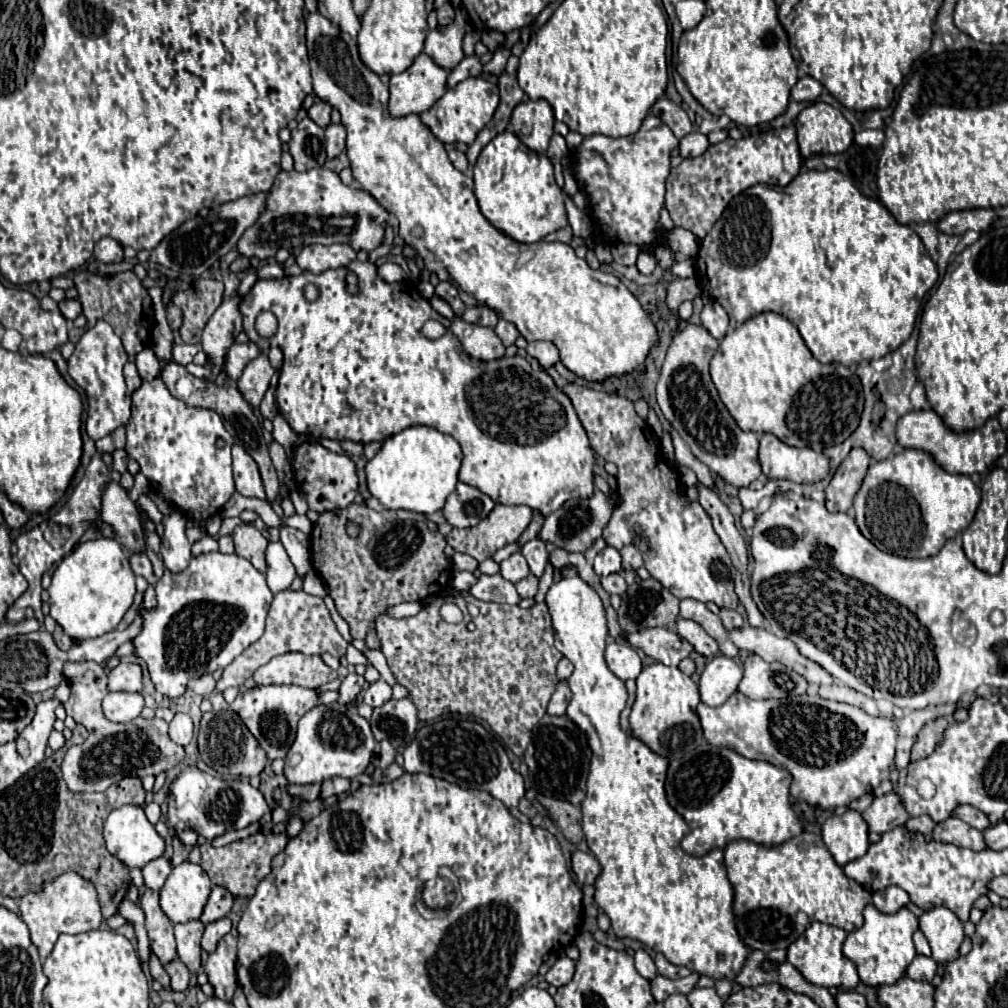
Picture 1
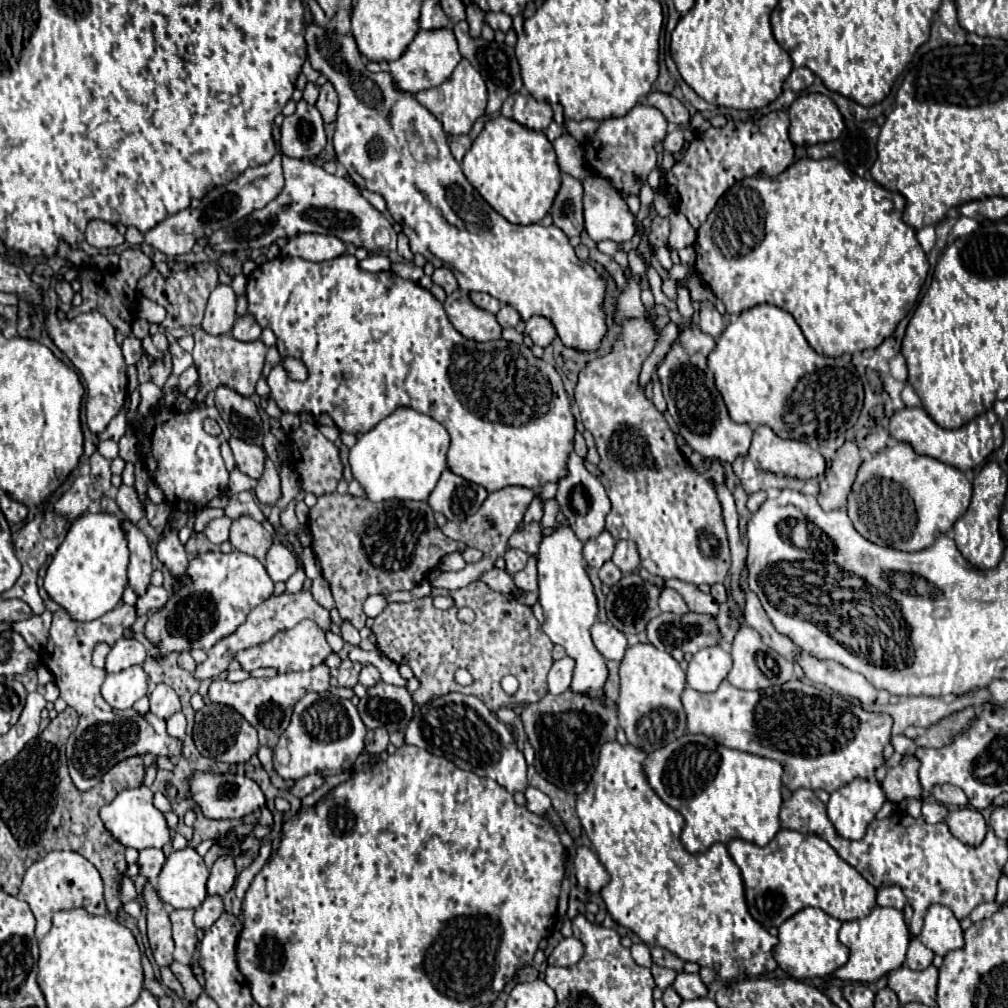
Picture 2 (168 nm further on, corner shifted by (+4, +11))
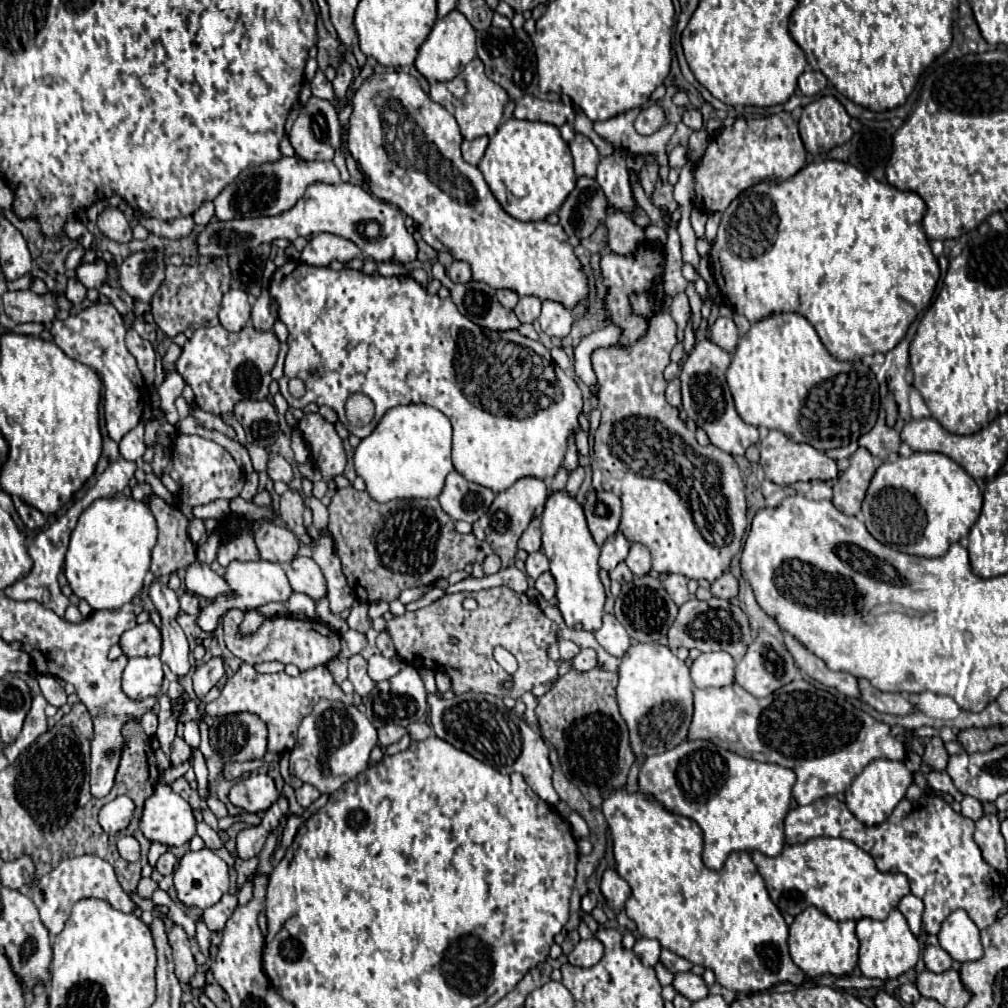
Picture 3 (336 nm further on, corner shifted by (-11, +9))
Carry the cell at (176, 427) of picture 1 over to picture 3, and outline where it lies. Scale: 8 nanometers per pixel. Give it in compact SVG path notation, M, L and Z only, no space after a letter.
M179 435L173 445L171 463L167 465L169 475L177 481L177 495L183 505L195 507L205 505L215 499L233 499L241 493L245 477L233 457L215 441L203 439L199 435Z

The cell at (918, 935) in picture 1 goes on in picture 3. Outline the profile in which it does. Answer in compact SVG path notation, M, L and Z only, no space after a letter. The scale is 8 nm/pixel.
M925 793L917 801L911 801L911 809L905 813L903 813L903 807L899 803L895 807L895 811L889 815L889 819L885 819L881 825L875 825L875 827L863 825L859 819L855 819L855 815L847 809L847 805L843 801L839 801L837 797L831 797L831 795L817 799L807 807L789 809L789 813L785 815L785 841L787 841L787 845L805 843L809 839L823 837L823 835L845 837L845 839L853 841L857 847L861 847L863 851L873 855L873 859L881 871L905 873L909 877L909 883L911 883L911 893L925 903L923 927L929 935L937 935L945 917L949 913L953 913L955 909L965 909L969 913L969 917L975 921L975 925L979 929L985 929L997 919L999 909L1003 907L1001 887L997 885L997 879L1001 879L1001 875L997 871L993 871L991 865L987 865L983 861L981 851L979 851L977 843L973 841L973 821L955 813L951 809L951 805L939 797Z

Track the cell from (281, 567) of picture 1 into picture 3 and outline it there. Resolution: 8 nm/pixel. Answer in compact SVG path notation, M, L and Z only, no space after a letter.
M295 557L287 567L287 577L295 593L305 593L313 601L327 595L327 583L321 567L311 557Z

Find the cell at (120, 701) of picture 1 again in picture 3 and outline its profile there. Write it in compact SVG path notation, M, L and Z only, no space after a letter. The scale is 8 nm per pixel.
M133 657L123 671L123 691L131 699L147 699L157 695L163 681L161 659L153 657Z

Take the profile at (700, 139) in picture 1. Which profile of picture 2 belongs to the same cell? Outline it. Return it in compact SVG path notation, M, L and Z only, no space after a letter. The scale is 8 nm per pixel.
M676 127L674 131L668 133L668 137L666 137L666 141L664 141L664 147L666 147L666 151L670 151L670 153L678 153L678 151L682 151L684 143L686 143L684 131L682 131L680 127Z

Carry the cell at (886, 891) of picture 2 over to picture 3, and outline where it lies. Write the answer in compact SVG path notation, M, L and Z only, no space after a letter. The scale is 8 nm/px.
M907 895L907 897L903 897L903 899L901 899L901 903L899 903L899 907L897 907L897 909L905 915L905 919L907 919L907 923L909 923L911 933L913 933L915 937L919 937L919 933L921 933L923 901L921 901L919 897L915 897L915 895Z

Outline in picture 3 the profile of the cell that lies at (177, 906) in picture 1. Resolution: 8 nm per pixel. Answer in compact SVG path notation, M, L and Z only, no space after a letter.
M211 849L187 851L175 869L179 901L199 909L215 905L229 889L229 867Z

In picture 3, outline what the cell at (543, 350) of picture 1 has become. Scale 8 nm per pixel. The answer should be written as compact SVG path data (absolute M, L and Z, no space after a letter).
M545 299L541 315L539 315L539 323L541 323L541 329L549 337L565 337L571 331L573 317L571 317L571 311L565 305Z

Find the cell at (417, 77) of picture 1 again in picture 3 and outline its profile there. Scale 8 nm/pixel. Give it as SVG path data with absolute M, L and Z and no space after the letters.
M453 9L445 17L437 19L437 23L433 25L427 41L419 49L419 55L415 59L415 67L429 83L449 81L451 77L459 75L475 55L477 55L477 51L475 51L475 29L471 27L471 23L467 21L467 17L463 13Z

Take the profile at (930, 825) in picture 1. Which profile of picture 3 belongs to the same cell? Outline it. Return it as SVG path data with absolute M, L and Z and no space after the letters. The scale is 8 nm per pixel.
M963 797L963 801L961 801L961 815L963 817L969 817L969 819L973 819L973 821L977 821L977 819L981 819L983 817L983 803L981 801L977 801L977 799L973 799L973 797Z

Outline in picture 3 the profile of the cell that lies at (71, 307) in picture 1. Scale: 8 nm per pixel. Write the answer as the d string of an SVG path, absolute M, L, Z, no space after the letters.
M69 279L67 289L65 289L65 297L67 297L71 303L79 305L79 303L85 299L85 295L87 295L87 289L85 289L77 279Z

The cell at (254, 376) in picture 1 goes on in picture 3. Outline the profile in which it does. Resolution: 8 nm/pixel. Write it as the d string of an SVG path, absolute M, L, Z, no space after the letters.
M251 321L239 331L229 333L223 325L215 327L199 327L193 337L183 345L183 353L177 359L177 371L185 379L187 385L191 385L195 393L195 403L213 415L231 413L233 405L243 399L265 399L269 395L269 383L271 383L271 369L277 361L279 353L279 339L273 331L259 331L251 325Z

